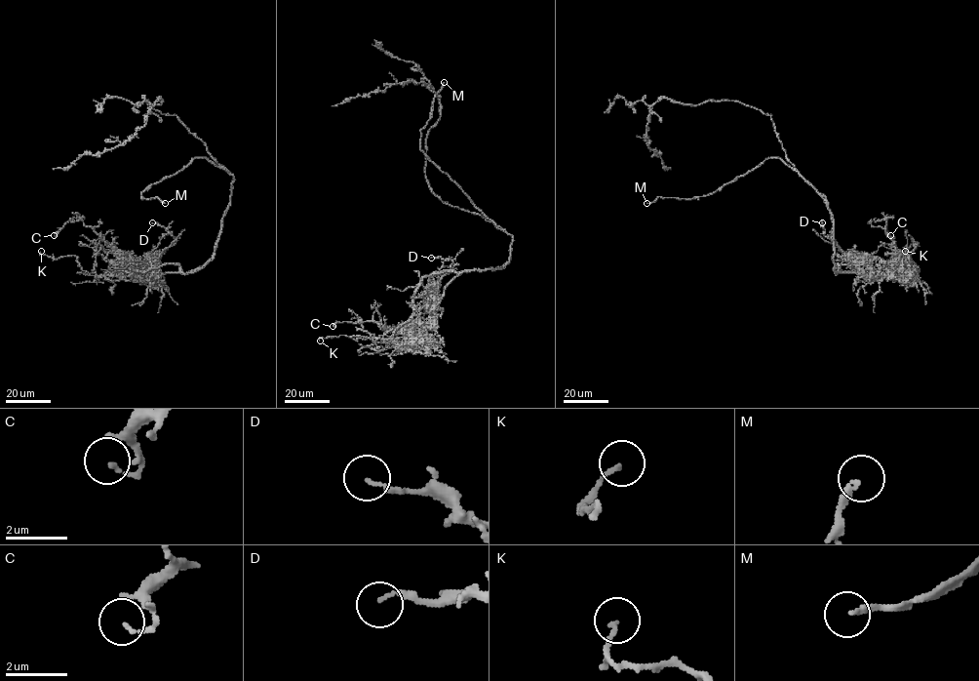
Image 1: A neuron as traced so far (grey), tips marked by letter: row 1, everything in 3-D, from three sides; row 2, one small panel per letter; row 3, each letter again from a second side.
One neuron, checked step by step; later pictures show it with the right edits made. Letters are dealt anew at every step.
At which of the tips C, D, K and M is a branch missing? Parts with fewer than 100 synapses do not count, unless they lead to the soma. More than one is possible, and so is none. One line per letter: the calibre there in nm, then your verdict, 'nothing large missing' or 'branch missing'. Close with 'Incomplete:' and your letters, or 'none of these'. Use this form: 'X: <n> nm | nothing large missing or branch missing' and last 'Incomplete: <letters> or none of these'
C: 120 nm | nothing large missing
D: 90 nm | nothing large missing
K: 130 nm | nothing large missing
M: 180 nm | branch missing
Incomplete: M

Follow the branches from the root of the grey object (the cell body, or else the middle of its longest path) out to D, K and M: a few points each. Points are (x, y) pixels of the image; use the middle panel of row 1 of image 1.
D: (498, 228), (512, 236), (501, 268), (434, 272), (429, 285), (453, 265), (431, 258)
K: (498, 228), (512, 236), (509, 260), (501, 268), (460, 272), (437, 304), (419, 308), (390, 338), (320, 340)
M: (498, 228), (502, 229), (477, 208), (420, 149), (420, 131), (430, 117), (434, 96), (444, 82)

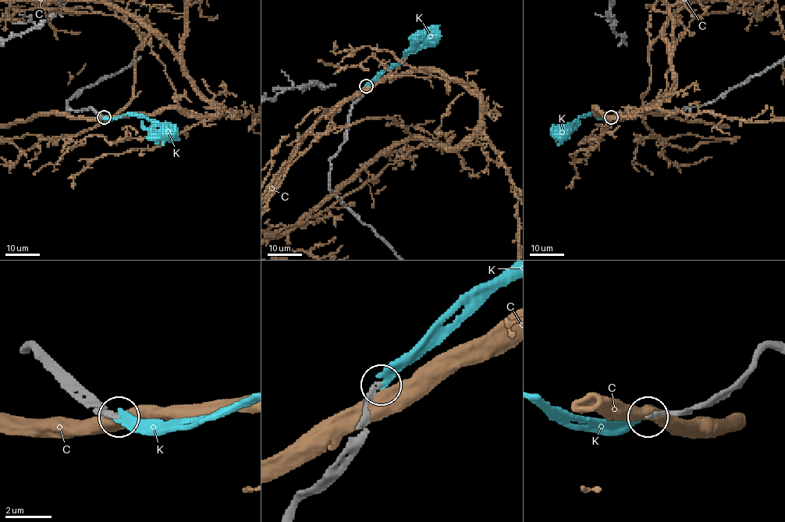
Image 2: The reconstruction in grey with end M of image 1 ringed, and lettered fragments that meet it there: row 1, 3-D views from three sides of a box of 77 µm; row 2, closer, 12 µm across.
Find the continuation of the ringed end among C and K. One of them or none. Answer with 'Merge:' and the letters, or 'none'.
Merge: K

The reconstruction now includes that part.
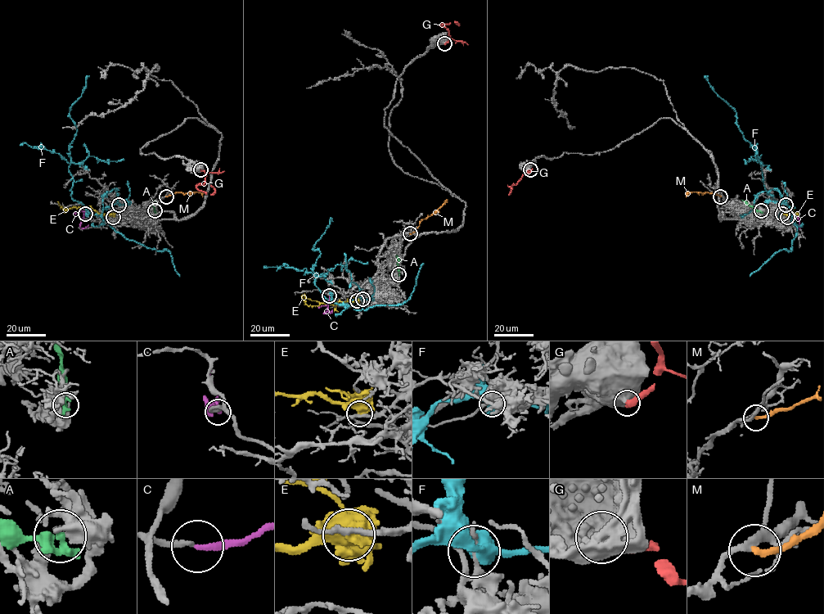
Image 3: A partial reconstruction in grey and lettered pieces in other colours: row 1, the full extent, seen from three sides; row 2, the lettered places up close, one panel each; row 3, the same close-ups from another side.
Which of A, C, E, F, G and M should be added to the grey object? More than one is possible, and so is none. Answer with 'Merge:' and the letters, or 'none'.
Merge: C, E

